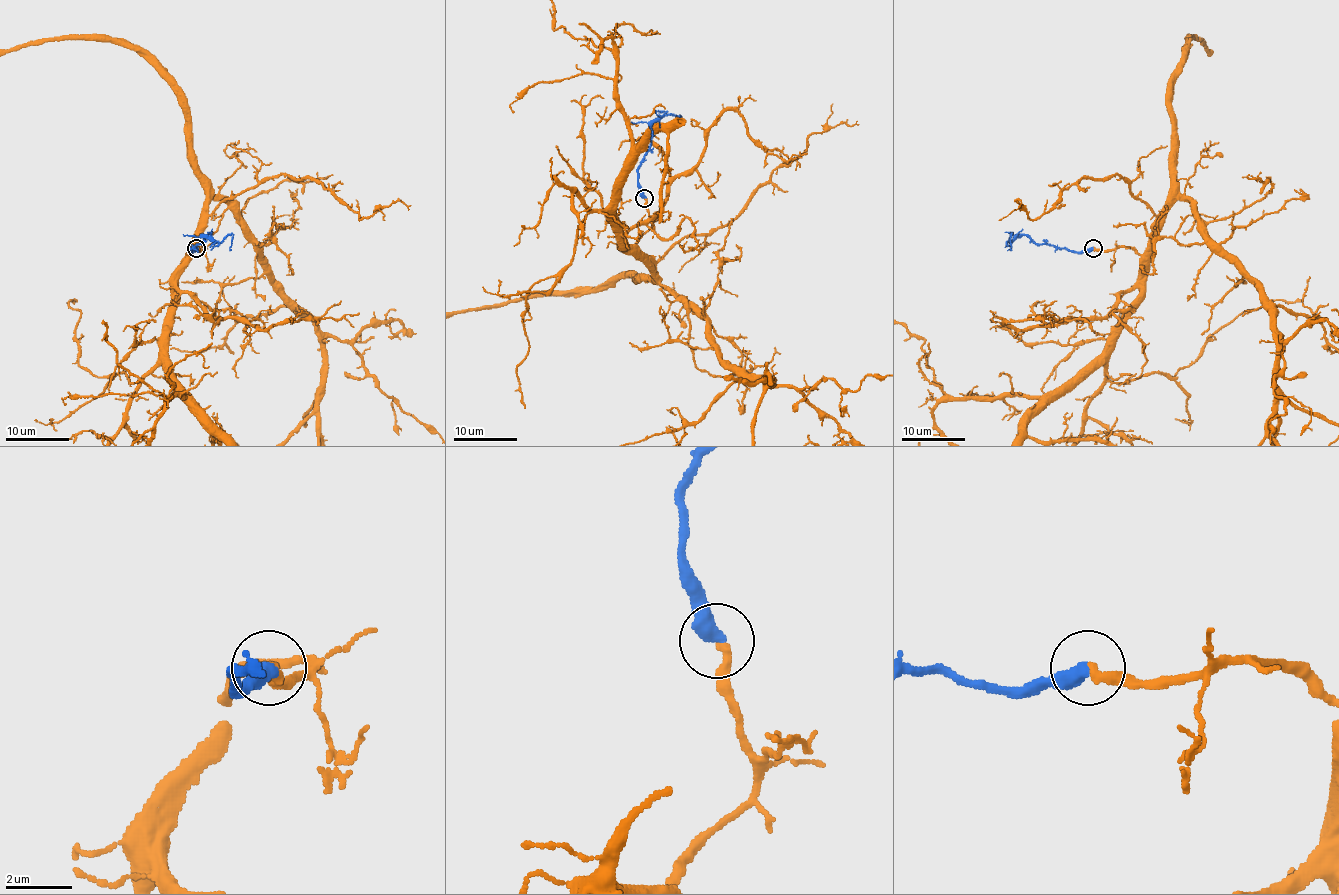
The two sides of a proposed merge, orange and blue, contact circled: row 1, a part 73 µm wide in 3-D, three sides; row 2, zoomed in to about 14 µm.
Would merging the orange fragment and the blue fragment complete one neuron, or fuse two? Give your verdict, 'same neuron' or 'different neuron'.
same neuron

